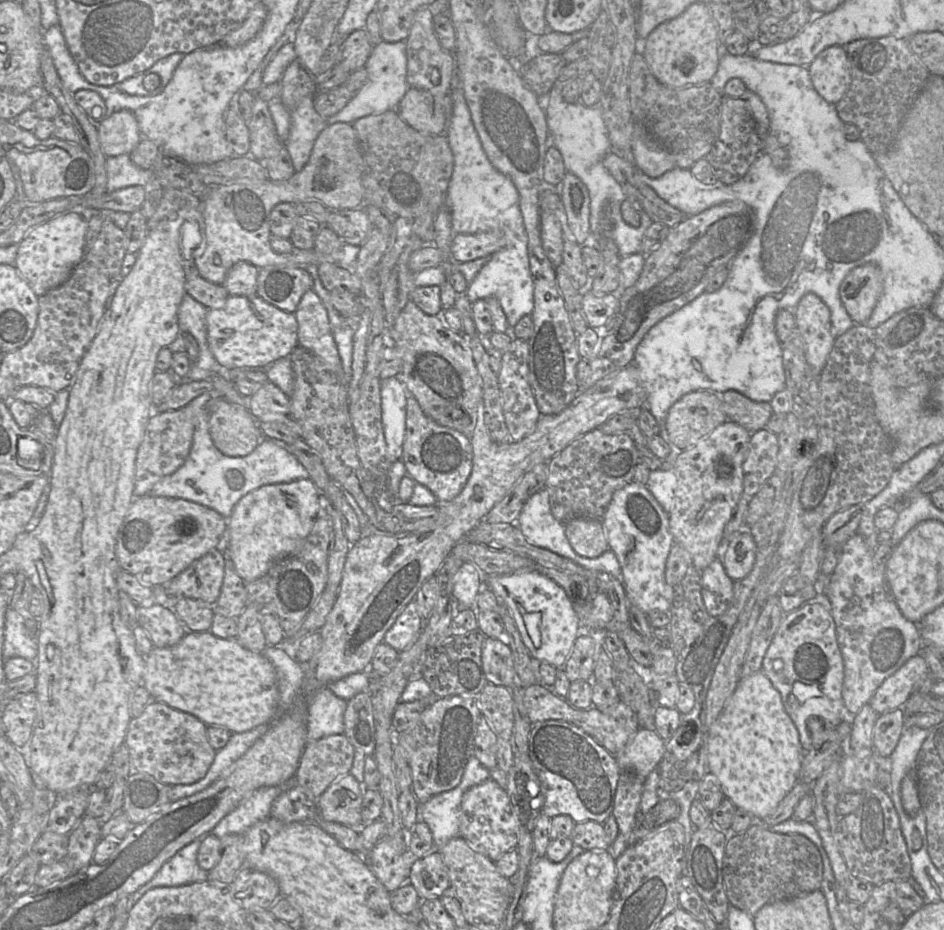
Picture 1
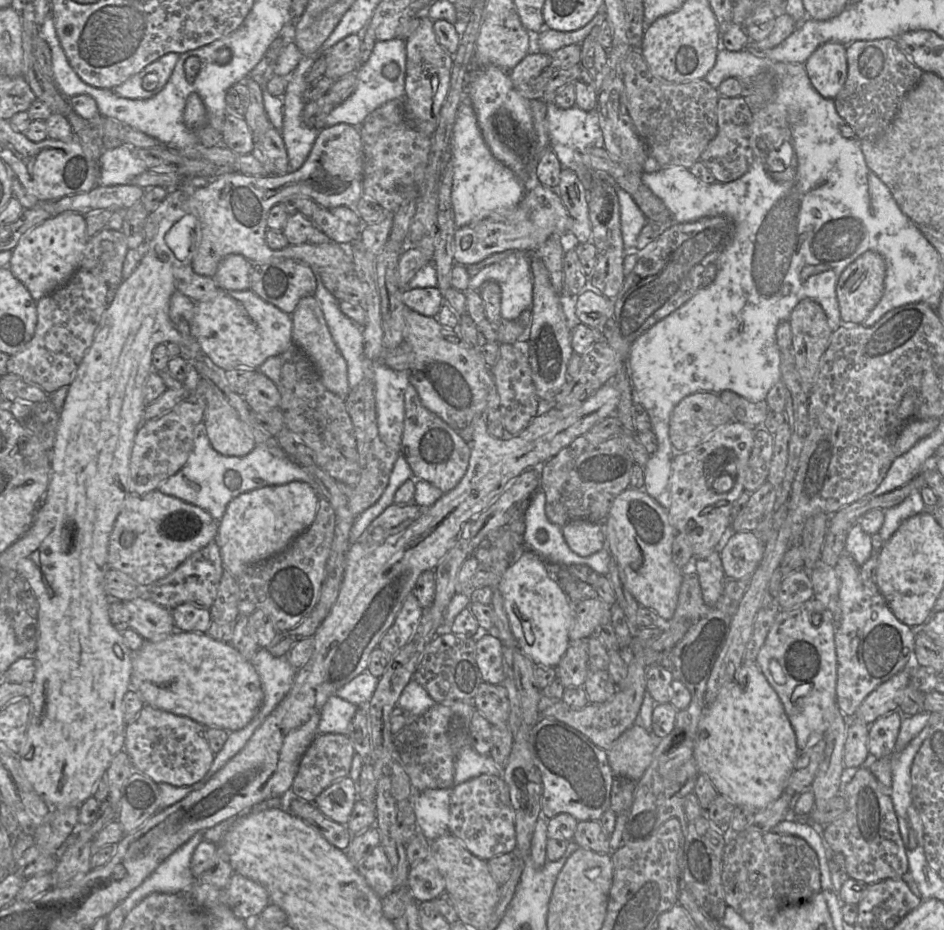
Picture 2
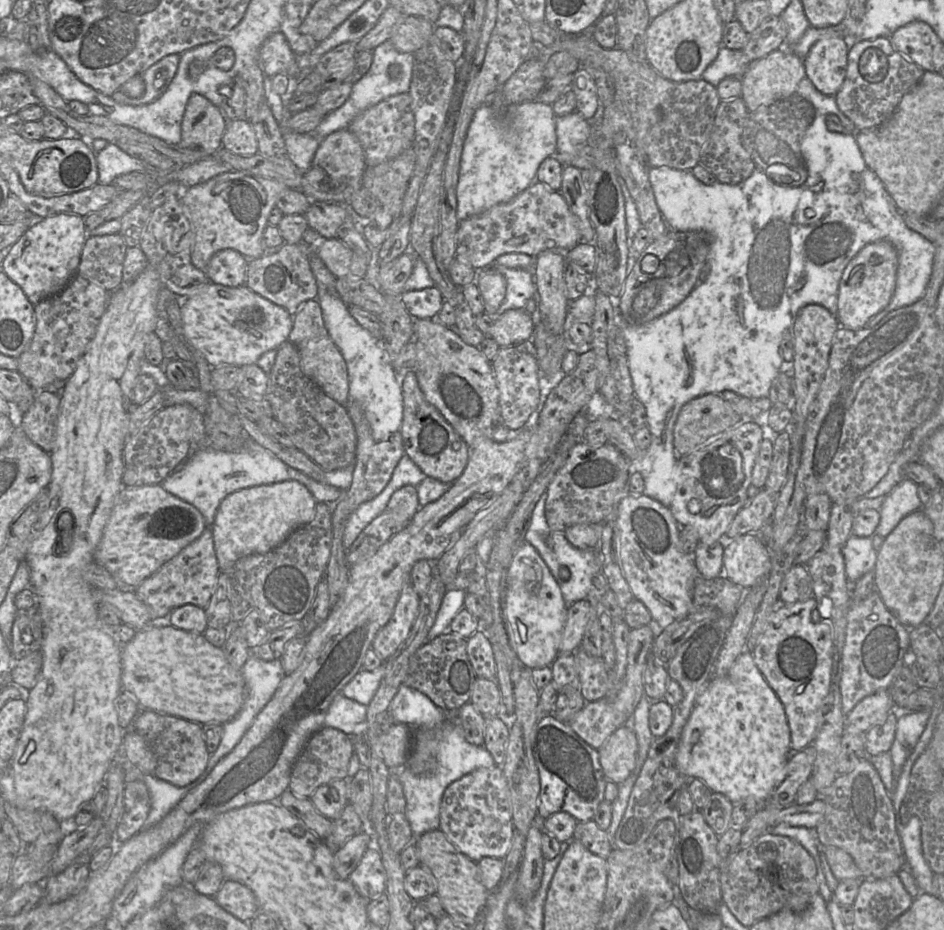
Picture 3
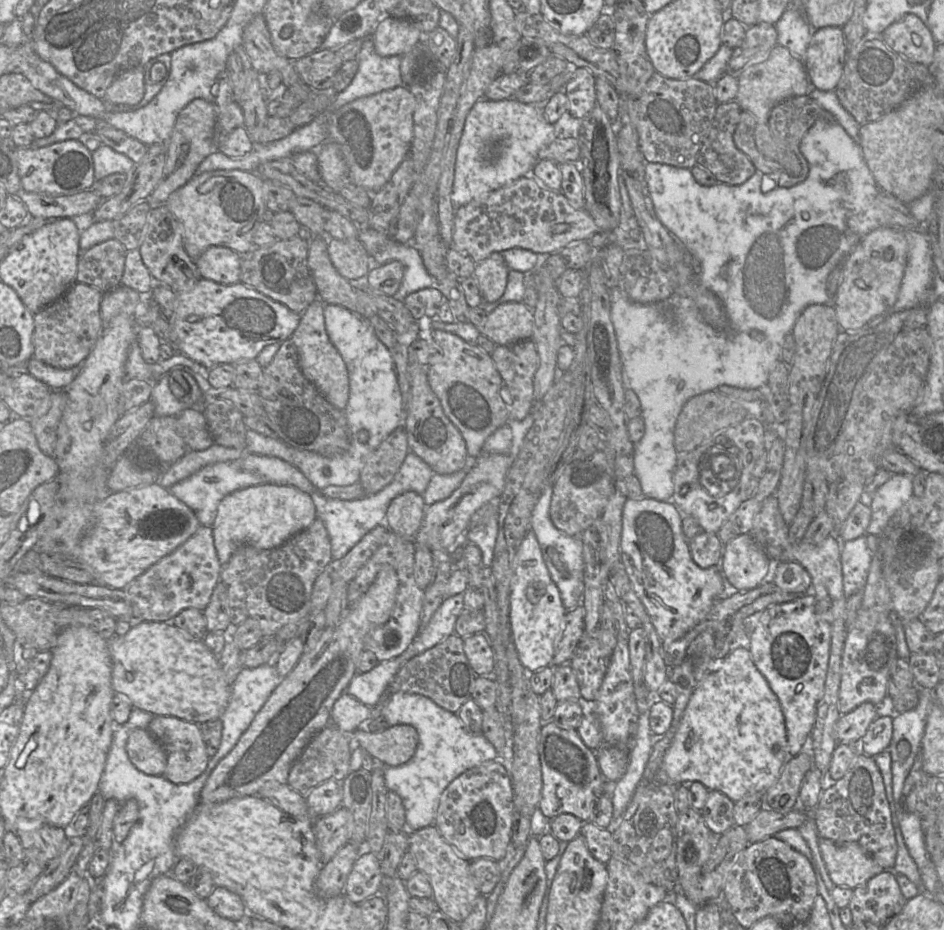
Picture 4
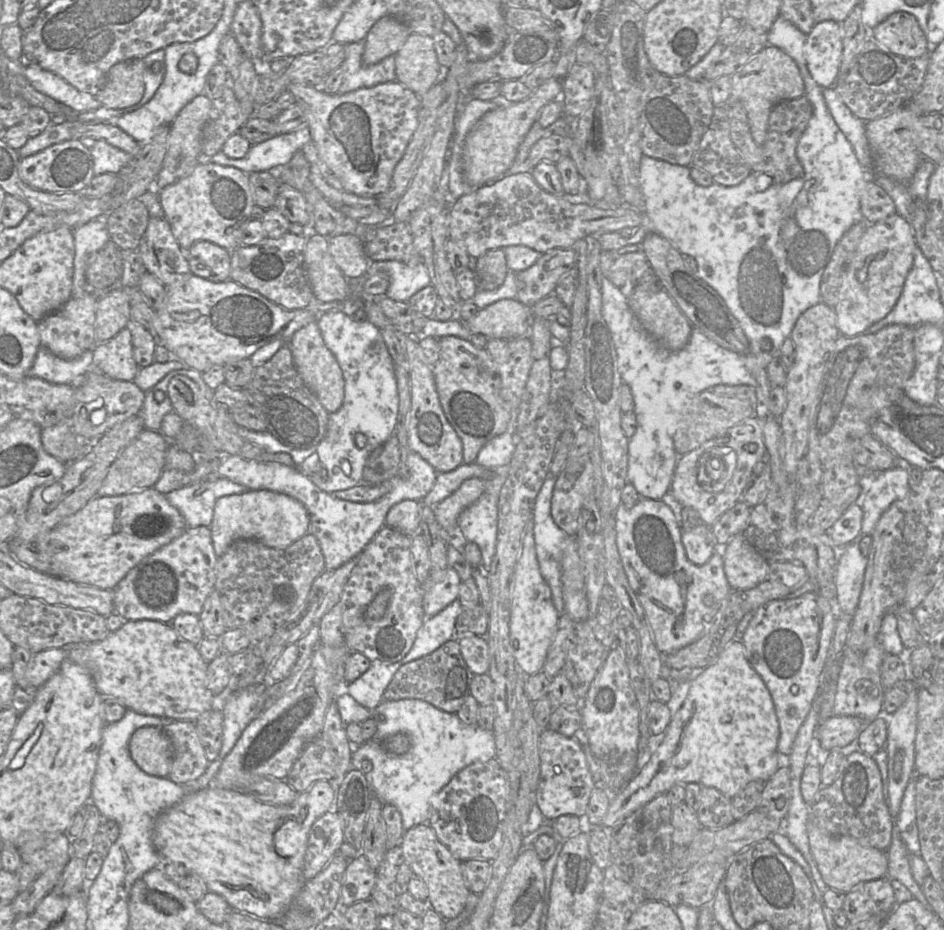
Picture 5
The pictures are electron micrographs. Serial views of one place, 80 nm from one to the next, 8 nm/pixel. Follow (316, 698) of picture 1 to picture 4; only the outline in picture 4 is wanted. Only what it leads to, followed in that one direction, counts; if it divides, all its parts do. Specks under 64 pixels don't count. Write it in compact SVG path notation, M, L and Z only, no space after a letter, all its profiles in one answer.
M342 693L332 707L330 724L346 734L352 734L358 728L365 727L371 719L371 709L352 696Z

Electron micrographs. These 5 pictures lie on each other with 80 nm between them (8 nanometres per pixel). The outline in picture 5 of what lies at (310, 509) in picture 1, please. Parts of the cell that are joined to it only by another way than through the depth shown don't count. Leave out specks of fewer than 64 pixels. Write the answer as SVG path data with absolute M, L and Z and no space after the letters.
M248 489L217 499L209 529L219 558L238 539L252 539L270 548L284 549L308 533L309 522L307 510L297 500L273 491Z

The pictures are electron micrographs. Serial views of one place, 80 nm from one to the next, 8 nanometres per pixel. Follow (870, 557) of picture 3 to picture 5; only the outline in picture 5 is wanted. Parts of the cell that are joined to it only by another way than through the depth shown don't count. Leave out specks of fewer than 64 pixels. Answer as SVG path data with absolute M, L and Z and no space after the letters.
M857 541L839 550L835 571L837 602L842 613L854 615L864 583L864 574L868 558L862 555Z

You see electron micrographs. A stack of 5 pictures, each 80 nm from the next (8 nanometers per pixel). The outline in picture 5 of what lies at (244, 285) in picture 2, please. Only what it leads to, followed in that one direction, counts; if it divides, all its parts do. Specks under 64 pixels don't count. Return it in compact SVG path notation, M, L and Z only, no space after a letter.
M200 240L184 252L192 274L216 283L230 279L231 251Z

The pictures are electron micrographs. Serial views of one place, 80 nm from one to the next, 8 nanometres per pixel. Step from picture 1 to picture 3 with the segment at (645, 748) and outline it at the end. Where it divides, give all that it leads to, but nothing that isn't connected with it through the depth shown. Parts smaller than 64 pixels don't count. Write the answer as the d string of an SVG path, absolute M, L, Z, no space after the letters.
M630 725L617 729L599 748L599 760L608 781L619 785L633 772L638 750L637 738Z

